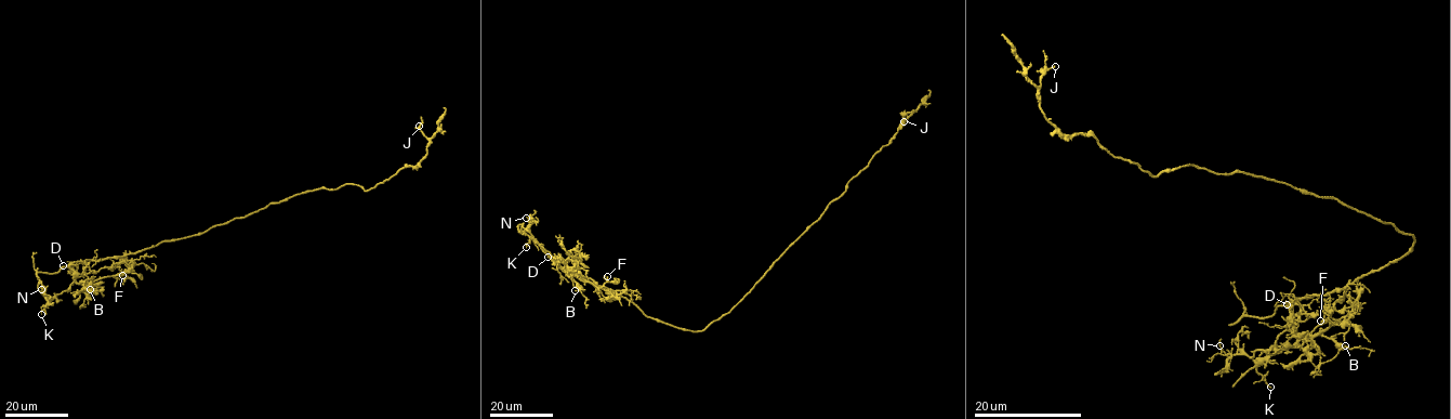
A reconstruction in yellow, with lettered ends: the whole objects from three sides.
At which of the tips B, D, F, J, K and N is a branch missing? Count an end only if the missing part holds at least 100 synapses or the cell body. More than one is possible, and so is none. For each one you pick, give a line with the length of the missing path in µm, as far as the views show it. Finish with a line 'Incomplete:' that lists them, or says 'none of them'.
N: 30 µm
Incomplete: N

